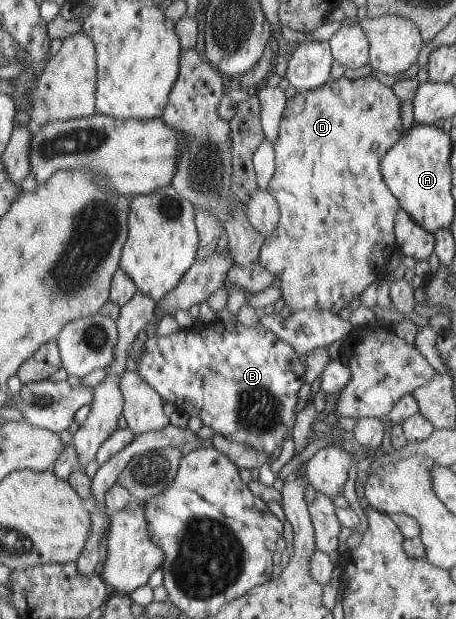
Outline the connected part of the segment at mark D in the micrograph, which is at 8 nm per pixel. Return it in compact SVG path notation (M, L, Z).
M364 76L354 80L344 77L335 80L330 79L318 88L298 90L293 97L286 100L284 110L280 114L277 136L273 141L274 171L265 189L276 200L279 218L273 234L263 239L257 261L266 271L278 278L279 283L276 286L278 285L277 287L281 291L281 298L284 300L287 312L317 308L336 314L352 299L357 299L364 288L368 288L370 284L377 283L381 279L387 255L396 248L393 221L400 207L398 200L382 181L379 172L379 161L384 152L402 134L402 124L400 123L401 102L394 96L391 87L383 85L376 79Z

